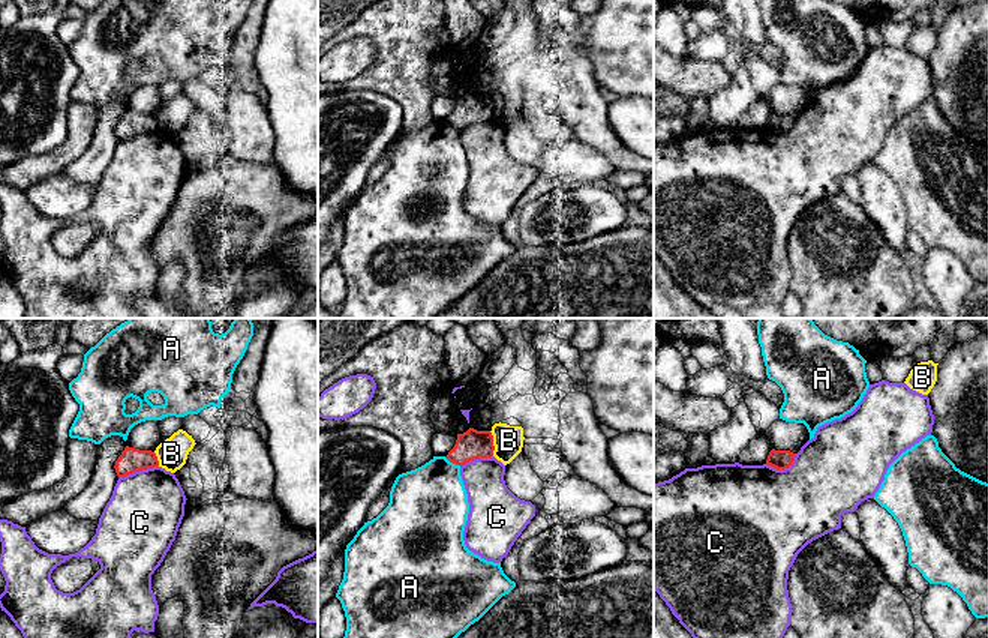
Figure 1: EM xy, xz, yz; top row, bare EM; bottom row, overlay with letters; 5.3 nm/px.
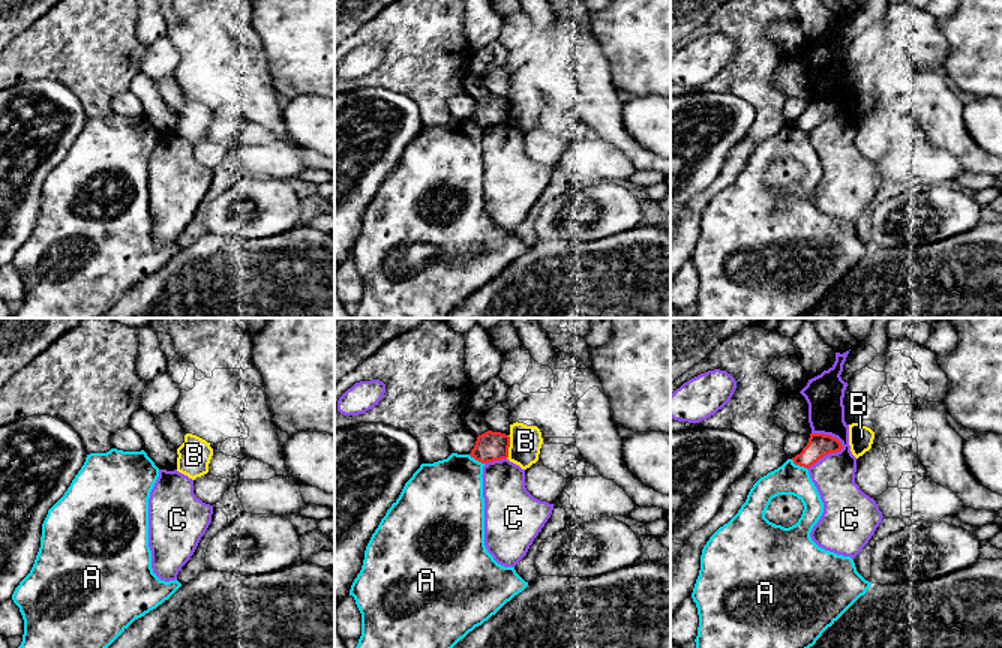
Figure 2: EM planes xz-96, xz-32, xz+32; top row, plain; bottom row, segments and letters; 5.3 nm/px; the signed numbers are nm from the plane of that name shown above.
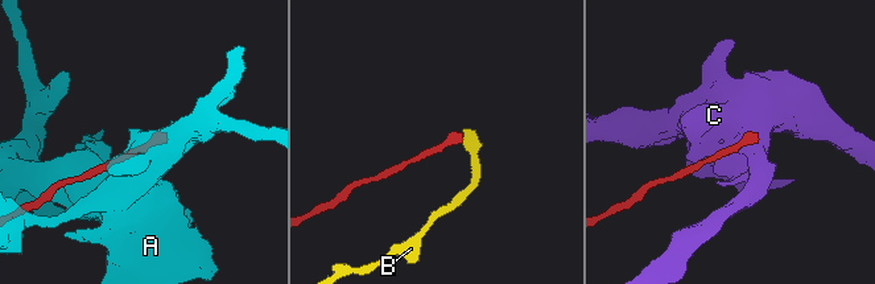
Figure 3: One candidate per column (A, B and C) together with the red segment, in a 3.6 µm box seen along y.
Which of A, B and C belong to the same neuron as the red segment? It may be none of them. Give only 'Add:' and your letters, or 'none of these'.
Add: none of these

